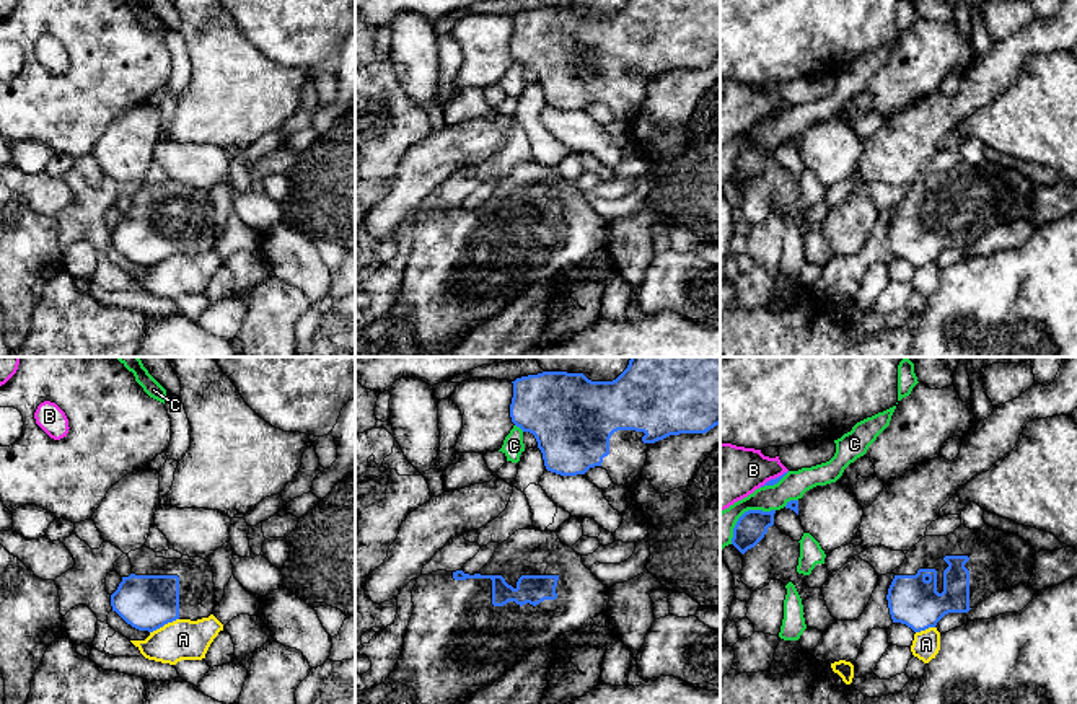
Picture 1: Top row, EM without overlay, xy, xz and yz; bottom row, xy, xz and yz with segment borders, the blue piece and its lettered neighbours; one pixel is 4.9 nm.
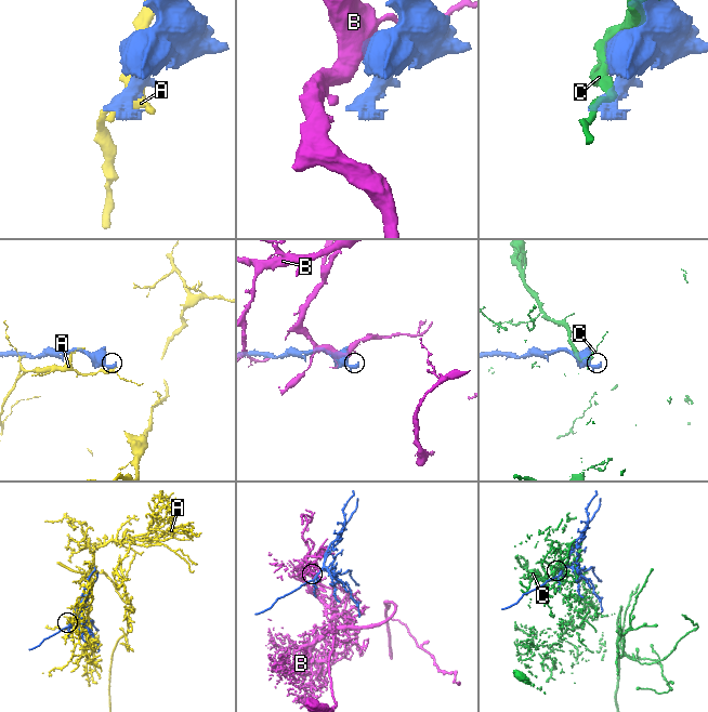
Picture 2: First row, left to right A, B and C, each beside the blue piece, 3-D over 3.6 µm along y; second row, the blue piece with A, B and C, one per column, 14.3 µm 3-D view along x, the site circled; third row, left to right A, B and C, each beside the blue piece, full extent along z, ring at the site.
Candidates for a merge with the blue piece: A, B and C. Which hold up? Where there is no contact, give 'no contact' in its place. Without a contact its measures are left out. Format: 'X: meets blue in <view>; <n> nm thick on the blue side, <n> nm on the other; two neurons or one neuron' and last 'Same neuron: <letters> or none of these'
A: meets blue in xy; 280 nm thick on the blue side, 200 nm on the other; two neurons
B: meets blue in yz; 30 nm thick on the blue side, 300 nm on the other; two neurons
C: meets blue in yz; 150 nm thick on the blue side, 130 nm on the other; two neurons
Same neuron: none of these

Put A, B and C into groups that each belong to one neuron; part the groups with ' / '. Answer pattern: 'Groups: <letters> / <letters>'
Groups: A / B / C

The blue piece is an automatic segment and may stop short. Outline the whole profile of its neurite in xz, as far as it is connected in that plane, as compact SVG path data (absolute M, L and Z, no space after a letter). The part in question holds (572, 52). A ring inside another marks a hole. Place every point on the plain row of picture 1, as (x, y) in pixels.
M627 0L613 16L591 16L583 8L543 7L512 18L512 57L534 70L546 104L560 111L603 103L614 119L632 122L642 112L650 78L670 70L706 68L720 59L720 0Z

